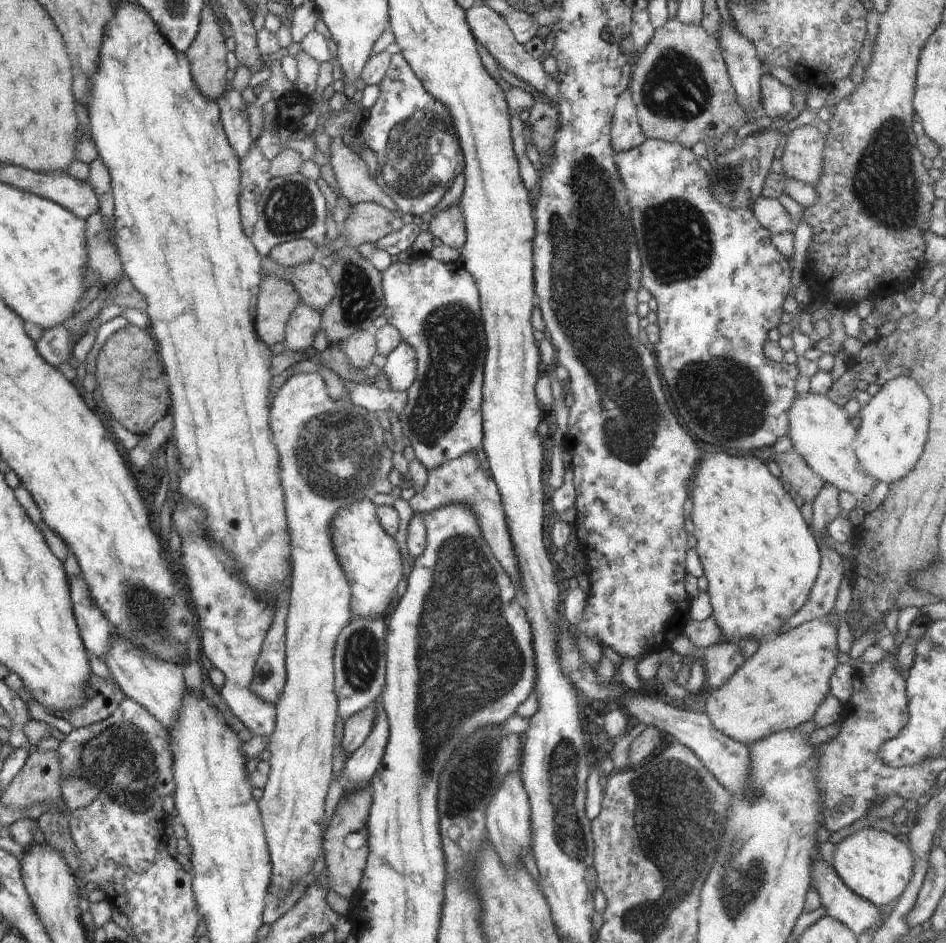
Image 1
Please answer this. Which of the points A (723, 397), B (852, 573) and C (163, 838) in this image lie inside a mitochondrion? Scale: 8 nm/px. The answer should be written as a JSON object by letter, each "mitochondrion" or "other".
{"A":"mitochondrion","B":"other","C":"other"}

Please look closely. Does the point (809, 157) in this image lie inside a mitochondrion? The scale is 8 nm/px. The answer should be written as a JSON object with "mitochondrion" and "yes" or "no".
{"mitochondrion":"no"}

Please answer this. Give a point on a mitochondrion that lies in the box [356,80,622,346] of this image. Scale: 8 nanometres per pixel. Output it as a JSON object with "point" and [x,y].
{"point":[416,155]}

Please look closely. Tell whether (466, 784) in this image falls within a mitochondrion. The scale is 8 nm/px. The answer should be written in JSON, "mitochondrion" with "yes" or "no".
{"mitochondrion":"yes"}

